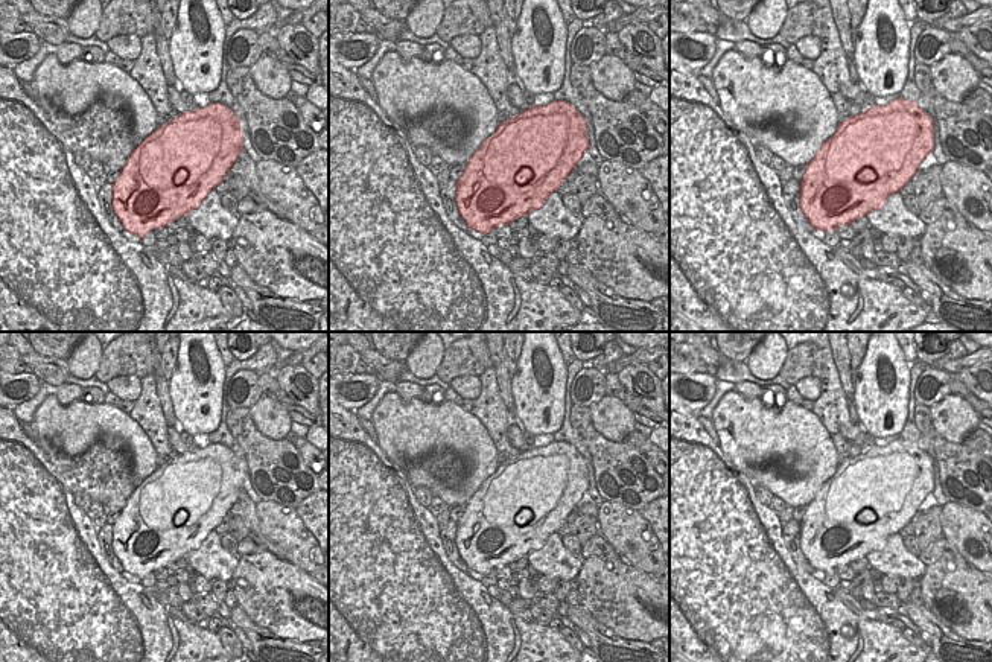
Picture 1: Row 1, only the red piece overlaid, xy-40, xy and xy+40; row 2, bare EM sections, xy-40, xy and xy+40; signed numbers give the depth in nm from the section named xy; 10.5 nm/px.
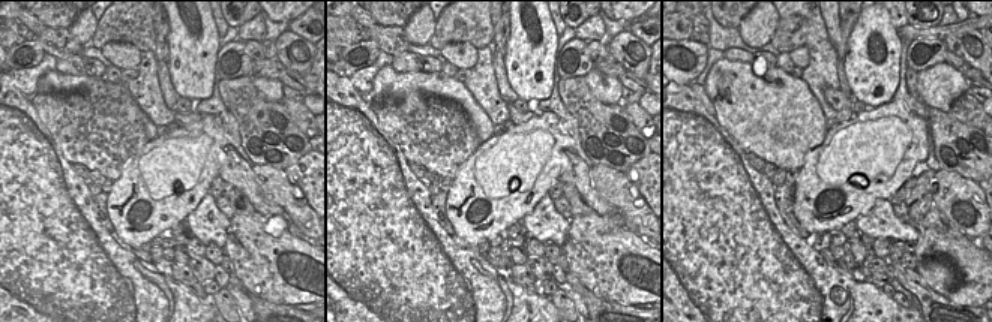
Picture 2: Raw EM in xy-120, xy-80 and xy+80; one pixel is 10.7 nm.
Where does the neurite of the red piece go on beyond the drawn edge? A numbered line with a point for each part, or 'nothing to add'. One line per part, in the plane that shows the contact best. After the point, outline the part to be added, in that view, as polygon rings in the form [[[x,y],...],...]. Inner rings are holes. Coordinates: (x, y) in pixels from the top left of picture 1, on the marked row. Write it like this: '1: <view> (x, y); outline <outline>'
nothing to add

